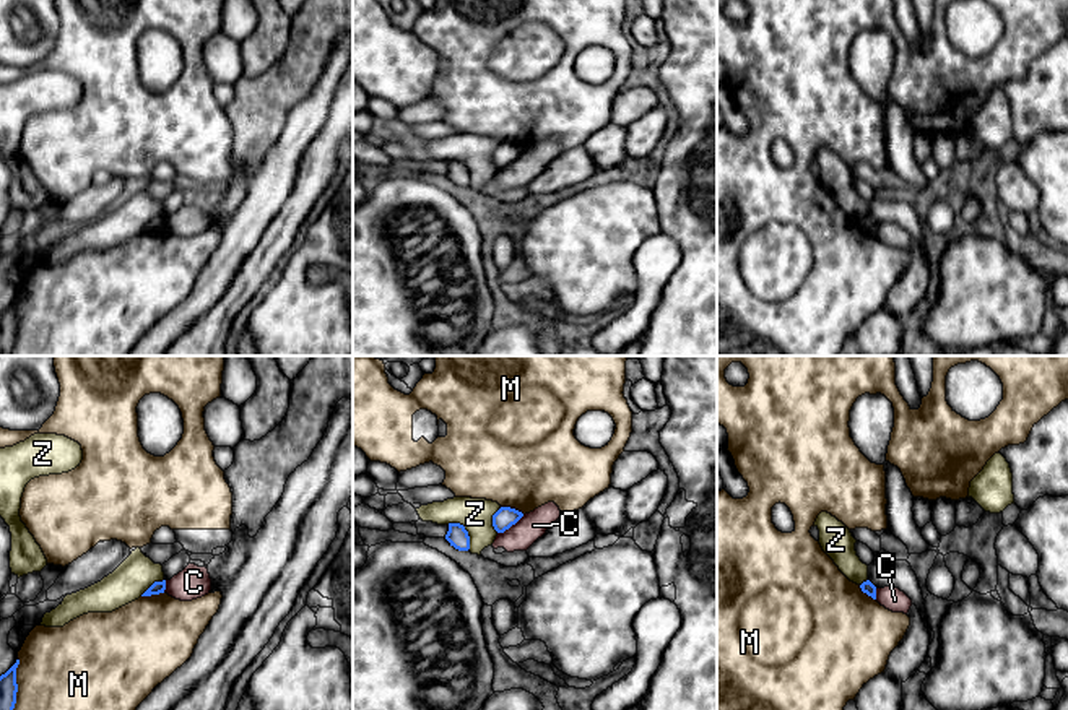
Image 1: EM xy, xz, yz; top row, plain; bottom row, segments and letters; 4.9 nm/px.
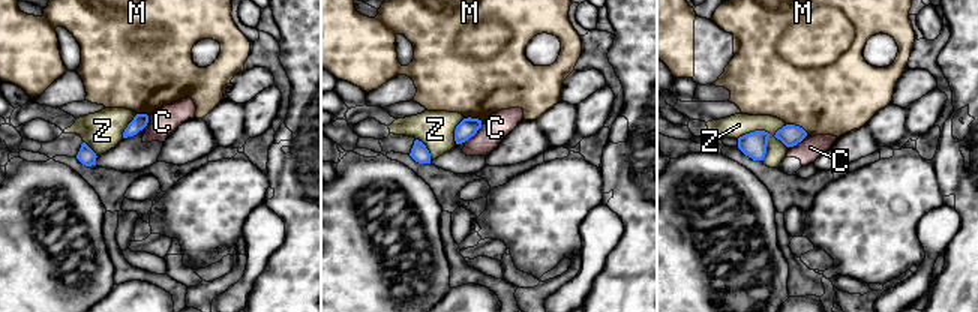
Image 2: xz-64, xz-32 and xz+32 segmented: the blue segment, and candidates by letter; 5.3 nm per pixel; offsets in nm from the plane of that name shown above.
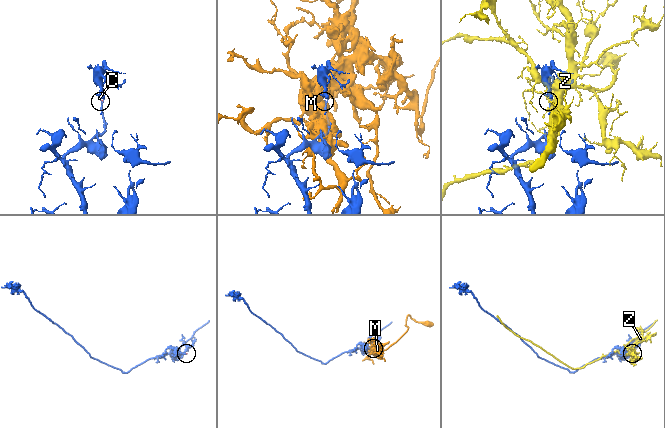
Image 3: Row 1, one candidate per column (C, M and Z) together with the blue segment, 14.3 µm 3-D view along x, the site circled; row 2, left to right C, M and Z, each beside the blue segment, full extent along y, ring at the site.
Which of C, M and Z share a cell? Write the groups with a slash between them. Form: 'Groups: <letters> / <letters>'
Groups: C / M / Z

